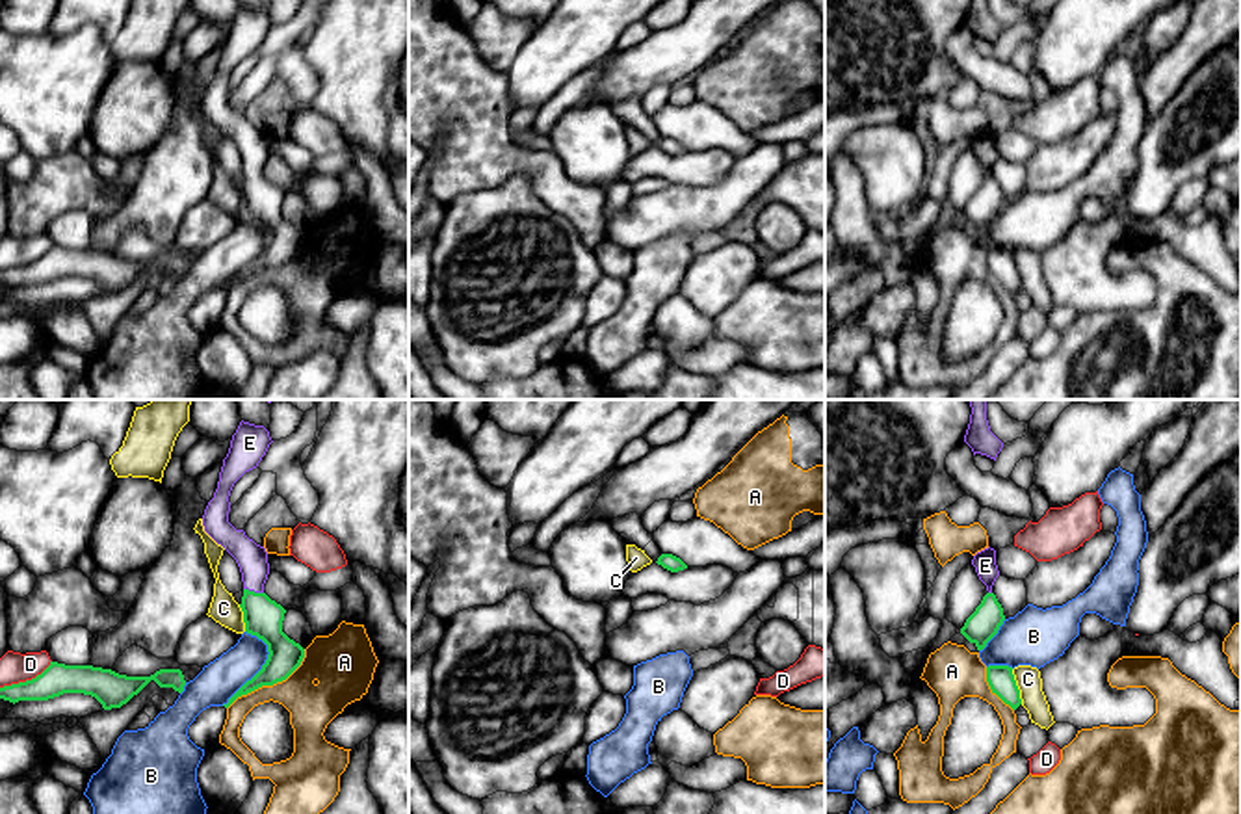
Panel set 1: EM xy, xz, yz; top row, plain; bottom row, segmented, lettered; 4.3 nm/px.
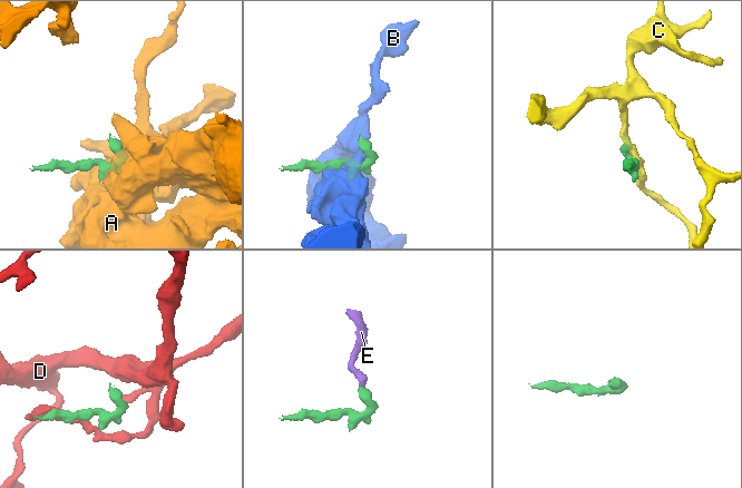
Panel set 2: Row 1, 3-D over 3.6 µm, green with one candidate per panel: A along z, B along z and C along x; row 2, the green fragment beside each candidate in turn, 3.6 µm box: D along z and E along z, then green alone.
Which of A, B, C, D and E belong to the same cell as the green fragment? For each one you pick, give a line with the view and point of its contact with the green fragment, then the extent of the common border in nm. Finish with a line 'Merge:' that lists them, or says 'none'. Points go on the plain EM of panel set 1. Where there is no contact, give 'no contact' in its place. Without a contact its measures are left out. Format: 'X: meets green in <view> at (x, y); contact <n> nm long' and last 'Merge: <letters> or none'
E: meets green in xy at (253, 175); contact 90 nm long
Merge: E

